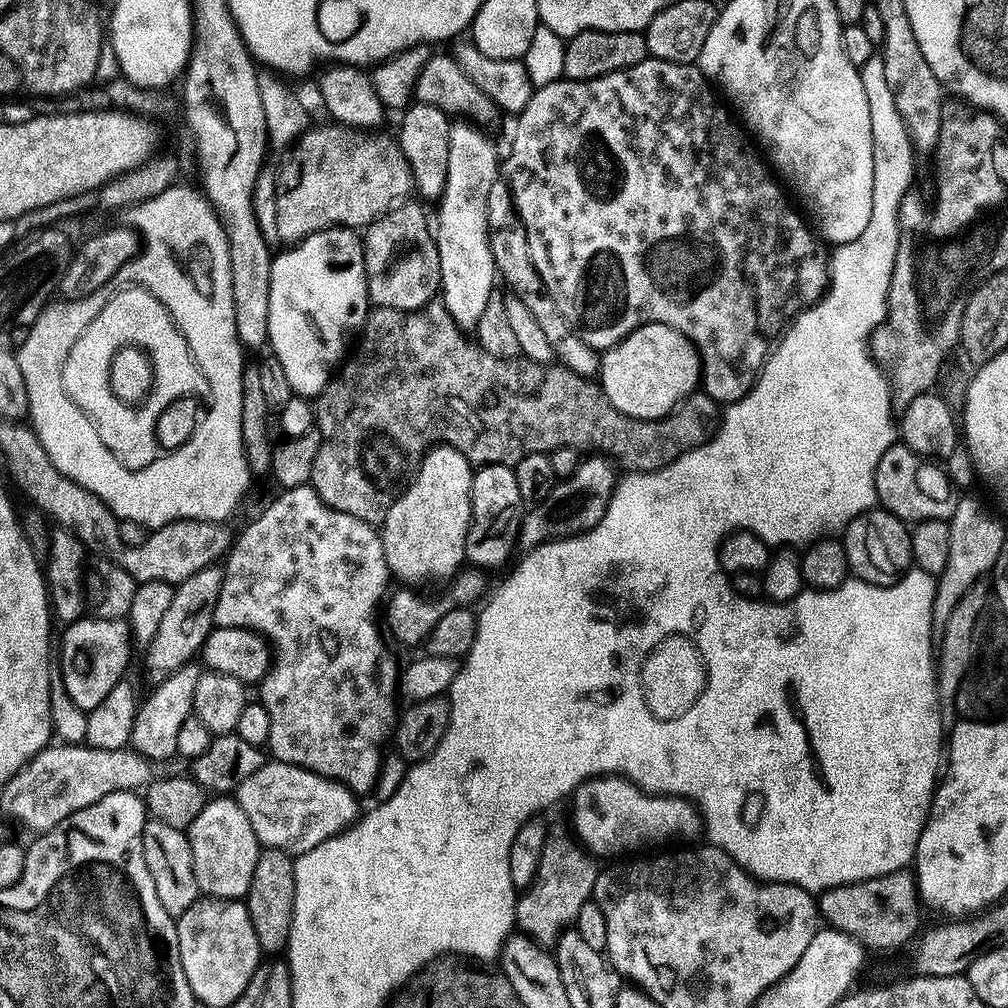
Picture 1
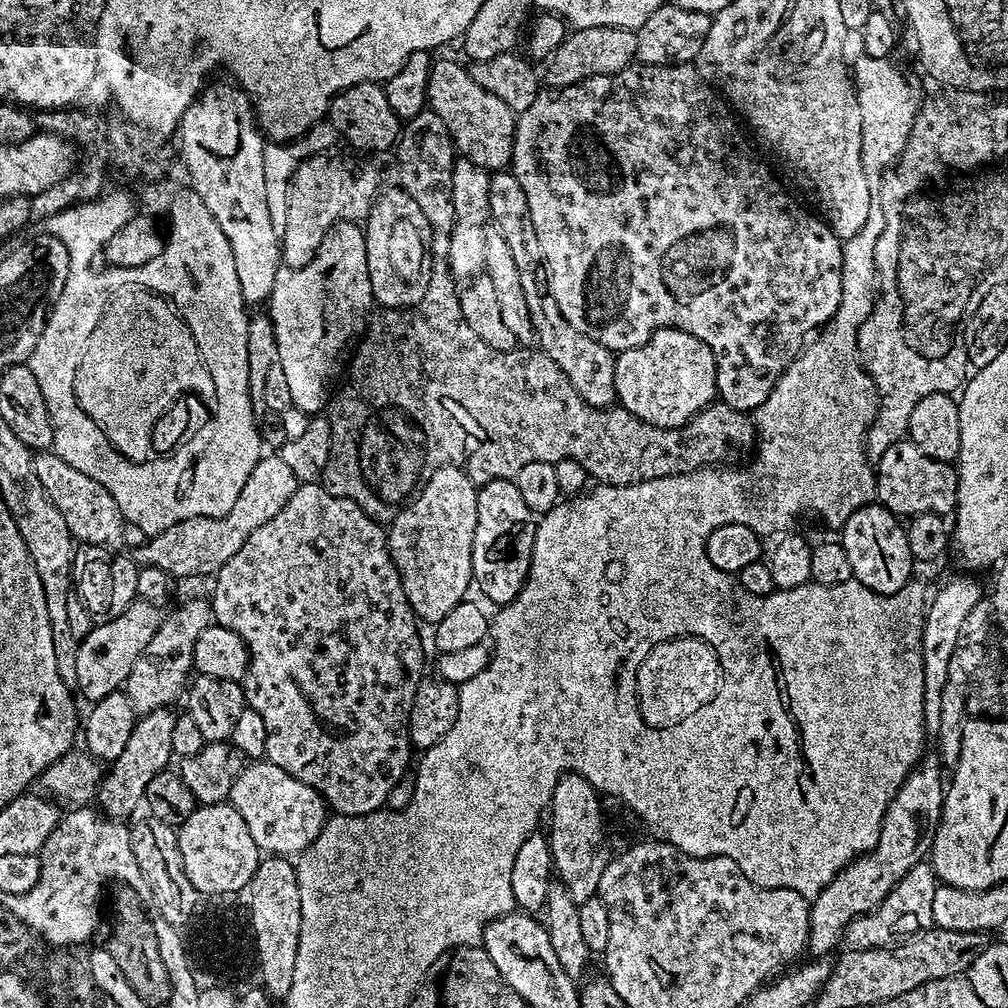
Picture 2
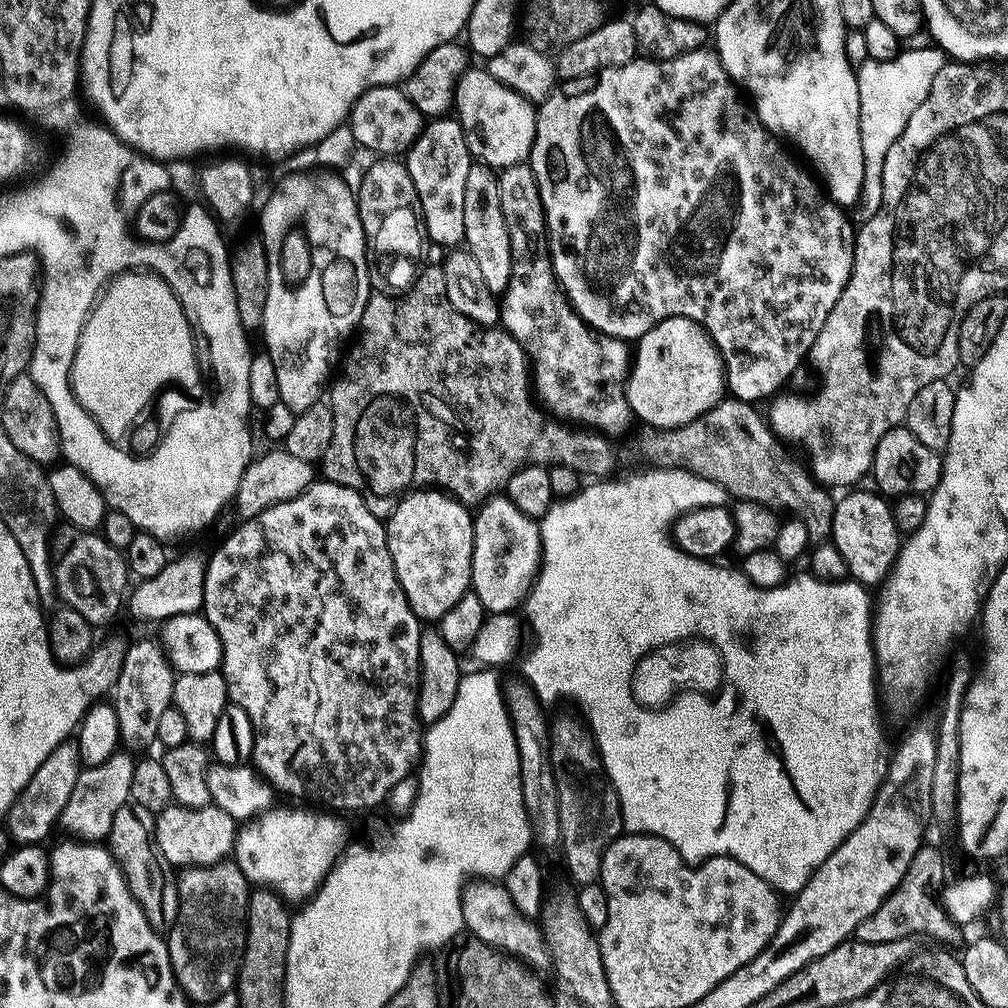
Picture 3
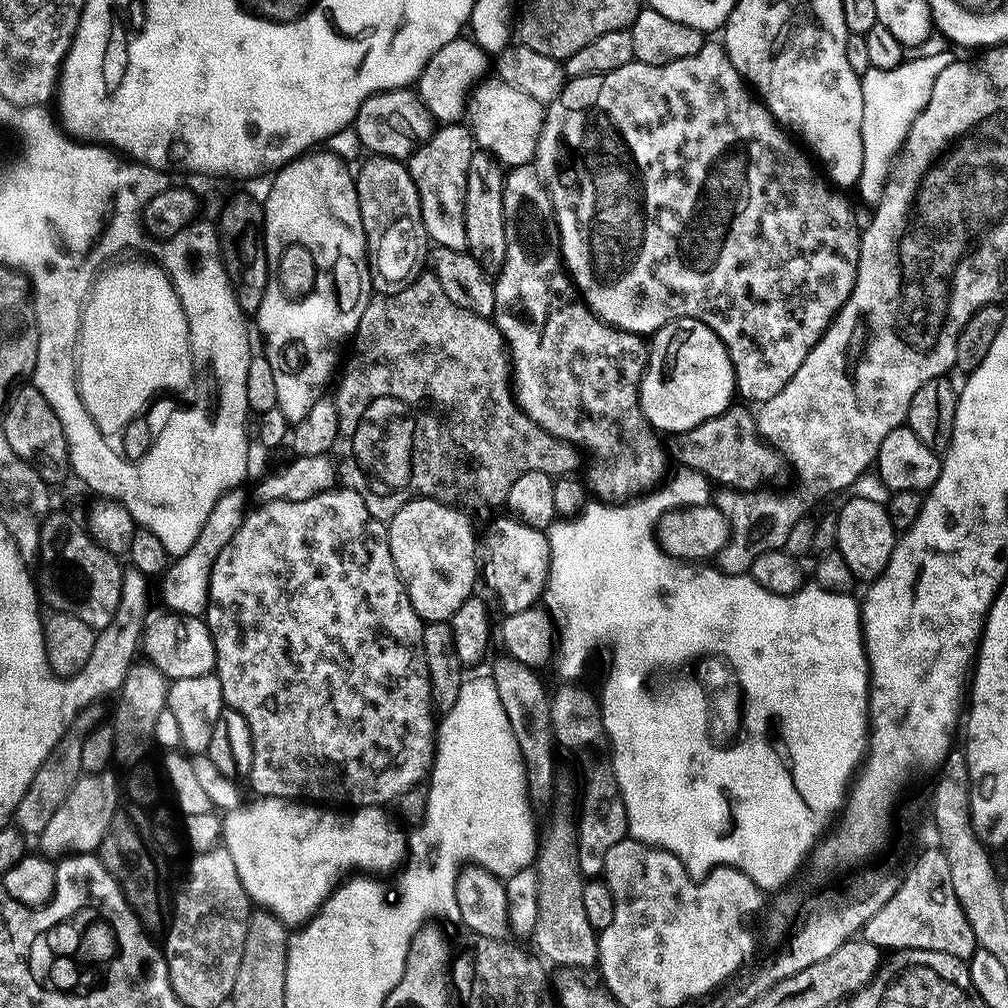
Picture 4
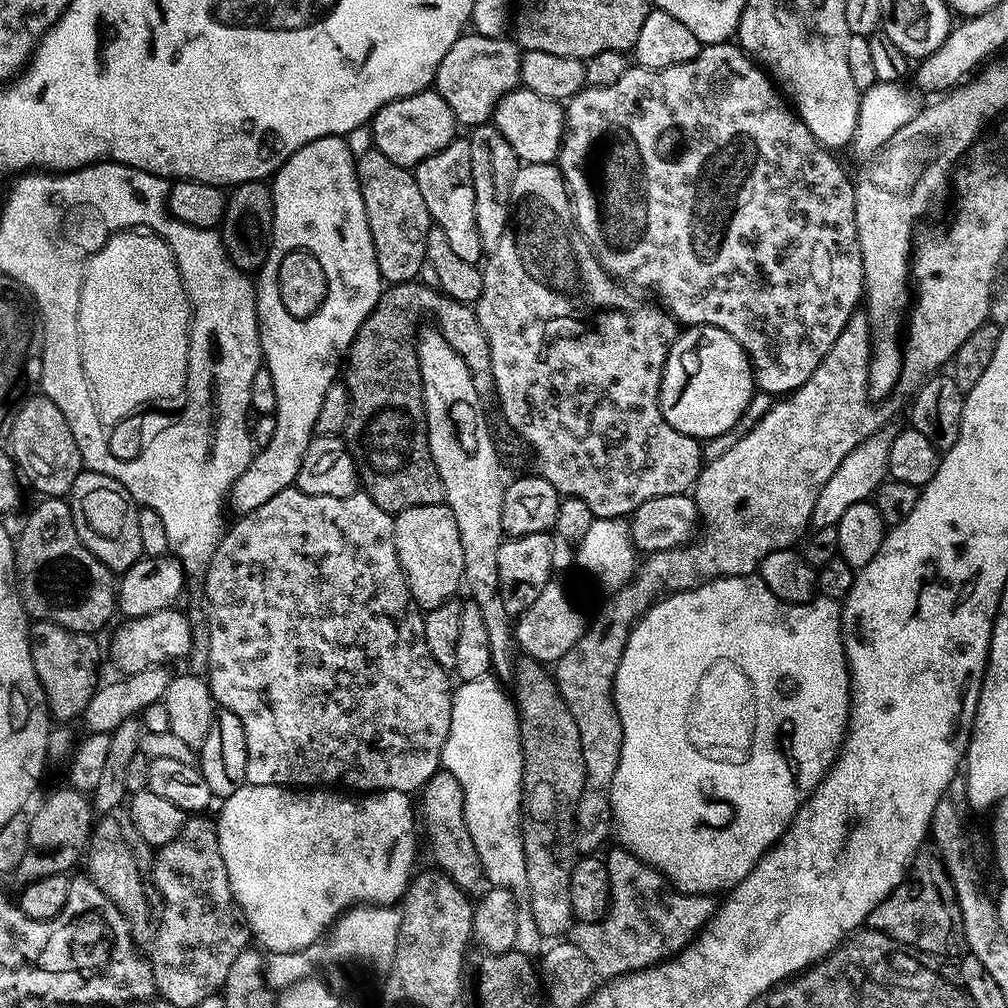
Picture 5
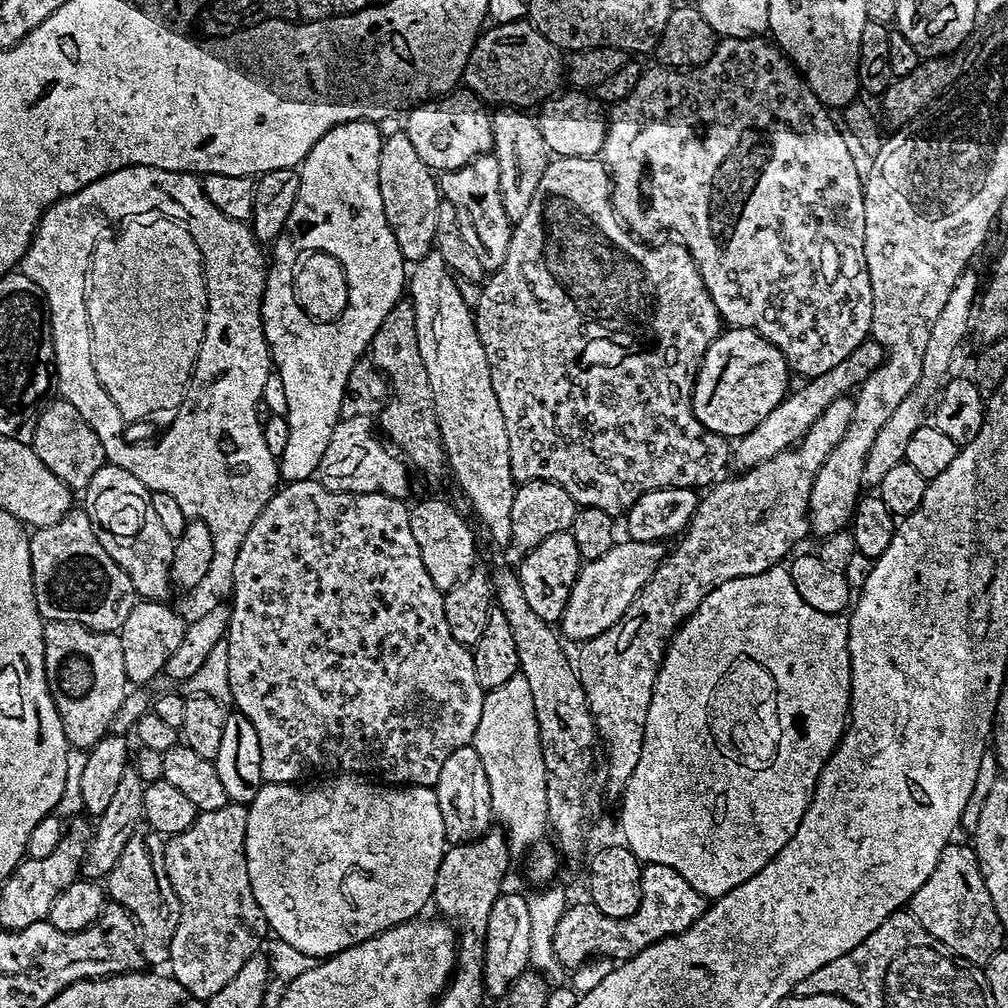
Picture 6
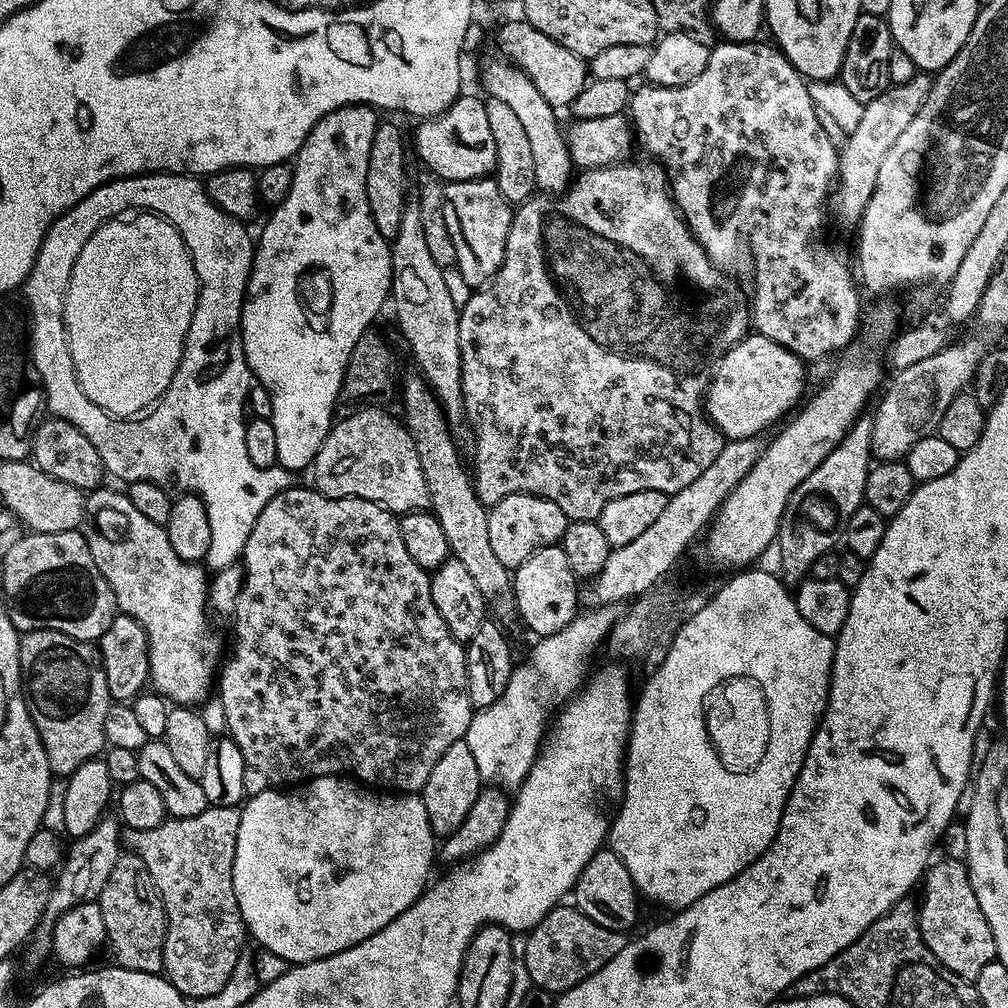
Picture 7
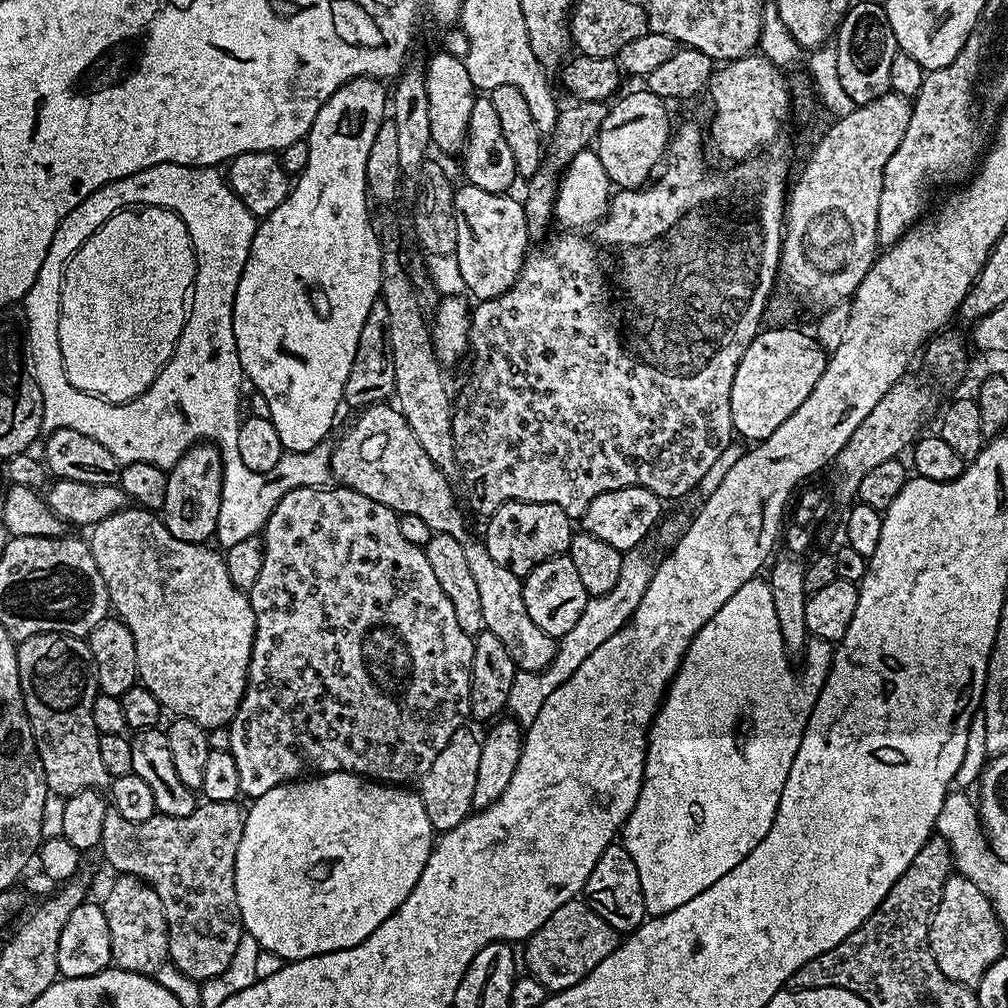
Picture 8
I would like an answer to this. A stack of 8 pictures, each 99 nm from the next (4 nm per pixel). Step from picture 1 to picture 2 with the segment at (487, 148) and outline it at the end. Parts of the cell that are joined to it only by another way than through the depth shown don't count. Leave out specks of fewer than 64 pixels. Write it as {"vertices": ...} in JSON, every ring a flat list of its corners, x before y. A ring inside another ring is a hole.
{"vertices":[[460,158,456,161,452,179,452,201,456,221,452,223,450,235,447,237,449,240,446,264,452,275,460,282,477,275,484,266,484,229,490,218,488,210,489,175,489,169,483,168,469,158]]}

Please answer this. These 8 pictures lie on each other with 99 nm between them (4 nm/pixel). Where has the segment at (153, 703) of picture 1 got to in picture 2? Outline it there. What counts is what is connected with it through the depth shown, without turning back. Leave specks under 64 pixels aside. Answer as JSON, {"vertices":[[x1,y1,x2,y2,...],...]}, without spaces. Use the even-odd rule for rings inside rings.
{"vertices":[[171,707,159,708,153,712,145,712,139,717,130,734,130,742,126,742,126,750,118,754,116,760,111,761,112,768,103,773,100,784,96,787,94,804,103,815,118,821,131,817,136,807,141,807,144,791,157,772,169,767,168,760,173,759,170,734,174,732,174,722,177,713]]}

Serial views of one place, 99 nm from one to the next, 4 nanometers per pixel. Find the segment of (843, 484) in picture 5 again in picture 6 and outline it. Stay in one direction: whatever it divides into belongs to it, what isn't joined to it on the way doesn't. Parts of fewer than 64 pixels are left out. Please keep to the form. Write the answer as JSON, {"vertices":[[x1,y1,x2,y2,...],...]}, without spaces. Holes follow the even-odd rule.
{"vertices":[[966,270,954,282,954,290,950,290,950,298,946,298,946,306,938,313,937,320,934,321,934,330,930,330,930,339,926,342,926,354,922,358,922,374,920,381,916,384,916,389,898,405,898,410,894,410,894,415,888,419,886,426,878,430,874,442,870,445,870,454,866,454,866,464,862,470,862,478,865,485,878,486,882,482,882,477,894,466,904,463,906,446,910,438,914,435,914,430,918,430,925,423,924,410,929,409,929,400,939,393,942,385,949,379,952,366,952,359,956,356,956,351,960,348,960,343,964,340,964,335,969,335,974,324,974,309,978,304,978,293,982,288,982,280]]}

